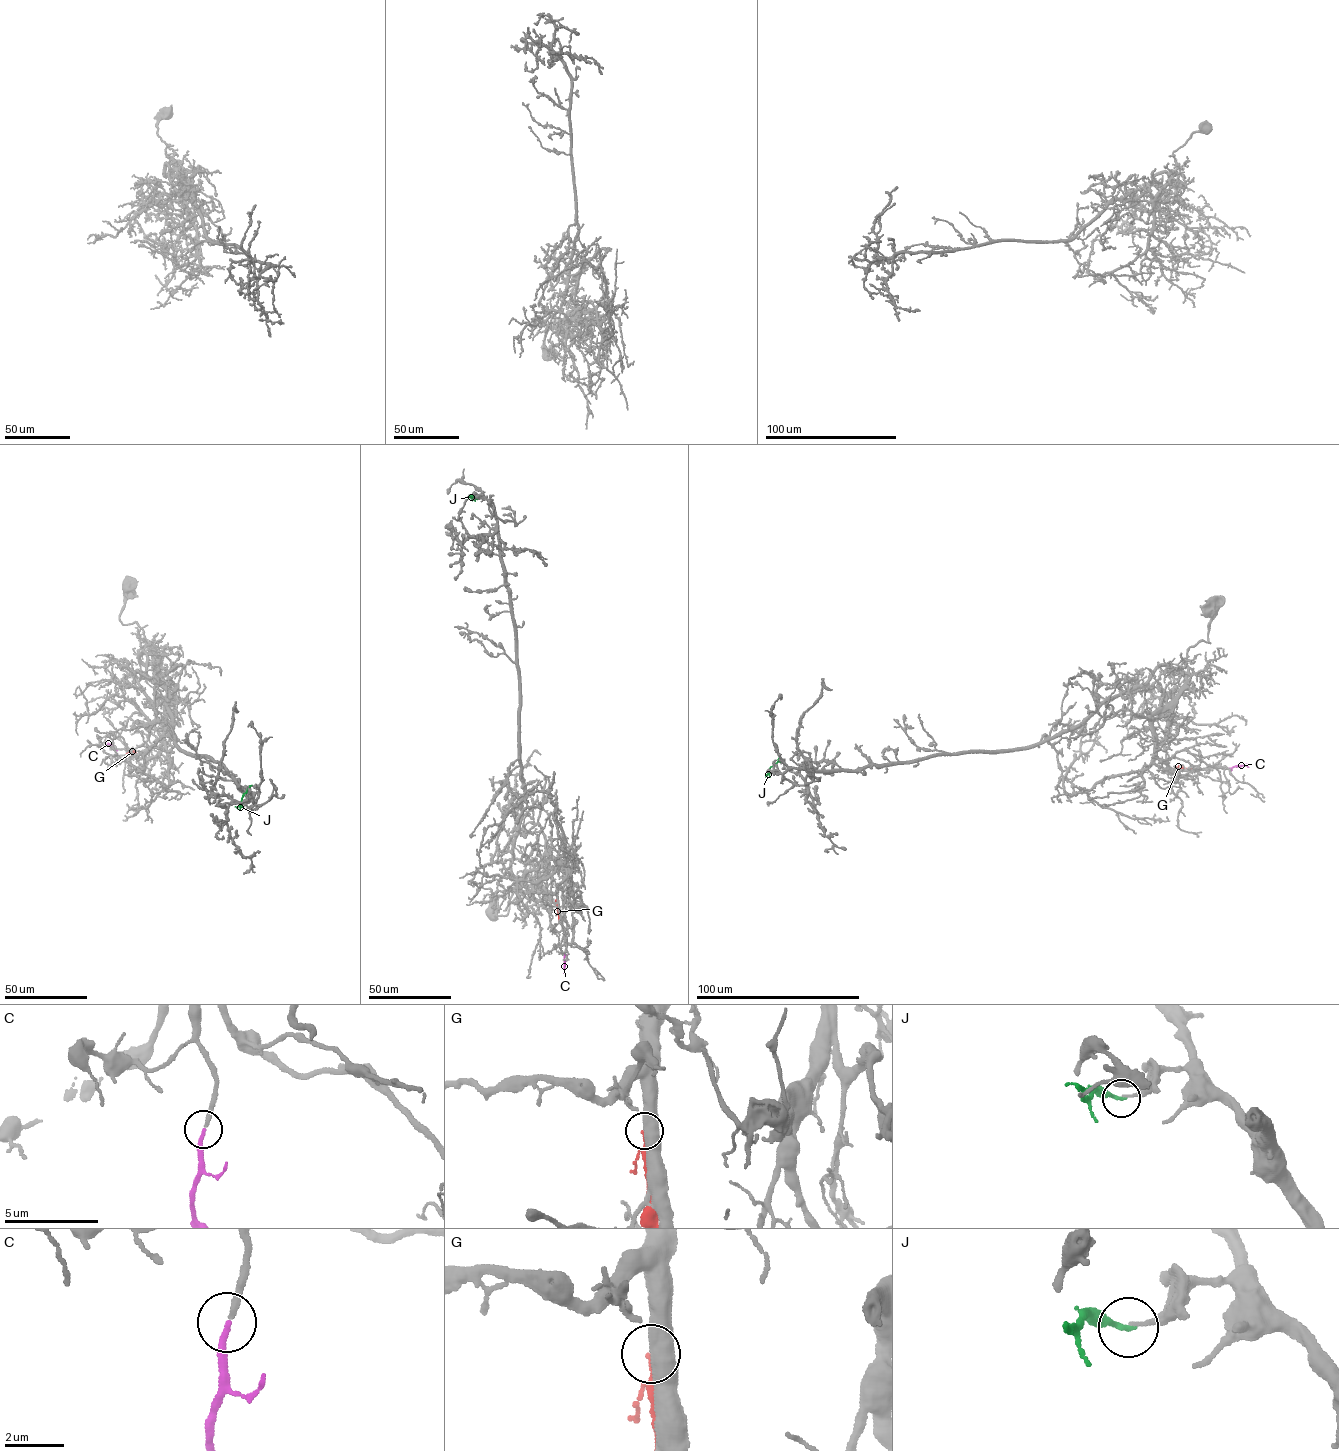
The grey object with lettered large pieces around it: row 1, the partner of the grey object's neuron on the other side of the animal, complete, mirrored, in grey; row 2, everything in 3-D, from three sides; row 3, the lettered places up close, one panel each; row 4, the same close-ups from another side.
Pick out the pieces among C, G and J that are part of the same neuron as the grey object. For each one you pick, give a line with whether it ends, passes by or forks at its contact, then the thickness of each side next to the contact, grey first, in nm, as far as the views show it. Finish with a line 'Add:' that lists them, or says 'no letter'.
C: it ends there; 200 nm thick on the grey side, 220 nm on the other
Add: C

